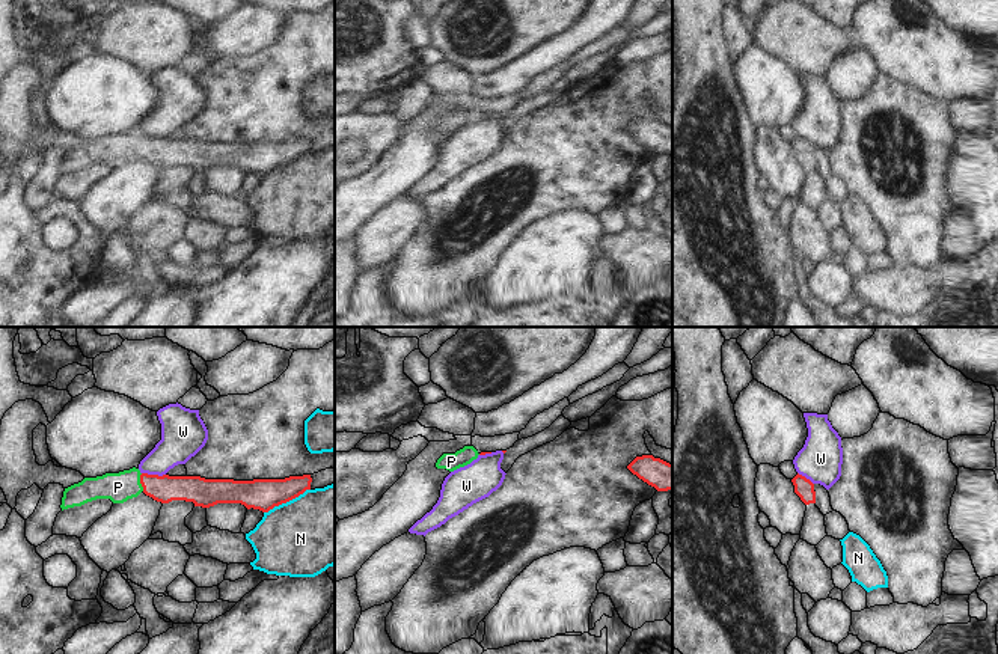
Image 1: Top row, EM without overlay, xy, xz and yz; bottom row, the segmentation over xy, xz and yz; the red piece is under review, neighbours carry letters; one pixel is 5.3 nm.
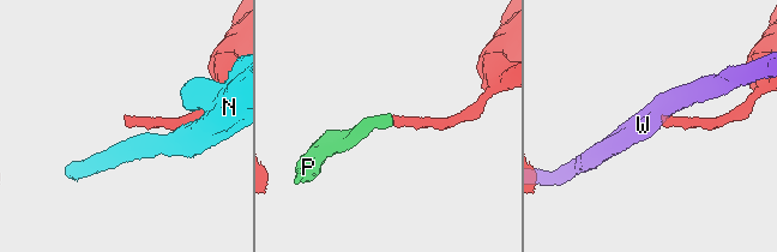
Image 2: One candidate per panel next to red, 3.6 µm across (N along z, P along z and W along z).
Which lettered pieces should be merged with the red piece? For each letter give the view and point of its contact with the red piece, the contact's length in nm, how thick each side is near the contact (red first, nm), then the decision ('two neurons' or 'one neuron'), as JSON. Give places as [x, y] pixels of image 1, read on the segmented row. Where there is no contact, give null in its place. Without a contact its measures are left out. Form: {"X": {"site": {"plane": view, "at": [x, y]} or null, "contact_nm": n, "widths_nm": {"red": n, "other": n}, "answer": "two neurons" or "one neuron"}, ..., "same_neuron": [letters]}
{"N": {"site": {"plane": "xy", "at": [287, 501]}, "contact_nm": 280, "widths_nm": {"red": 170, "other": 420}, "answer": "two neurons"}, "P": {"site": {"plane": "xy", "at": [140, 482]}, "contact_nm": 100, "widths_nm": {"red": 150, "other": 160}, "answer": "one neuron"}, "W": {"site": {"plane": "xy", "at": [154, 475]}, "contact_nm": 130, "widths_nm": {"red": 150, "other": 220}, "answer": "two neurons"}, "same_neuron": ["P"]}

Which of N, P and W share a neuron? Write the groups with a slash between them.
N / P / W

